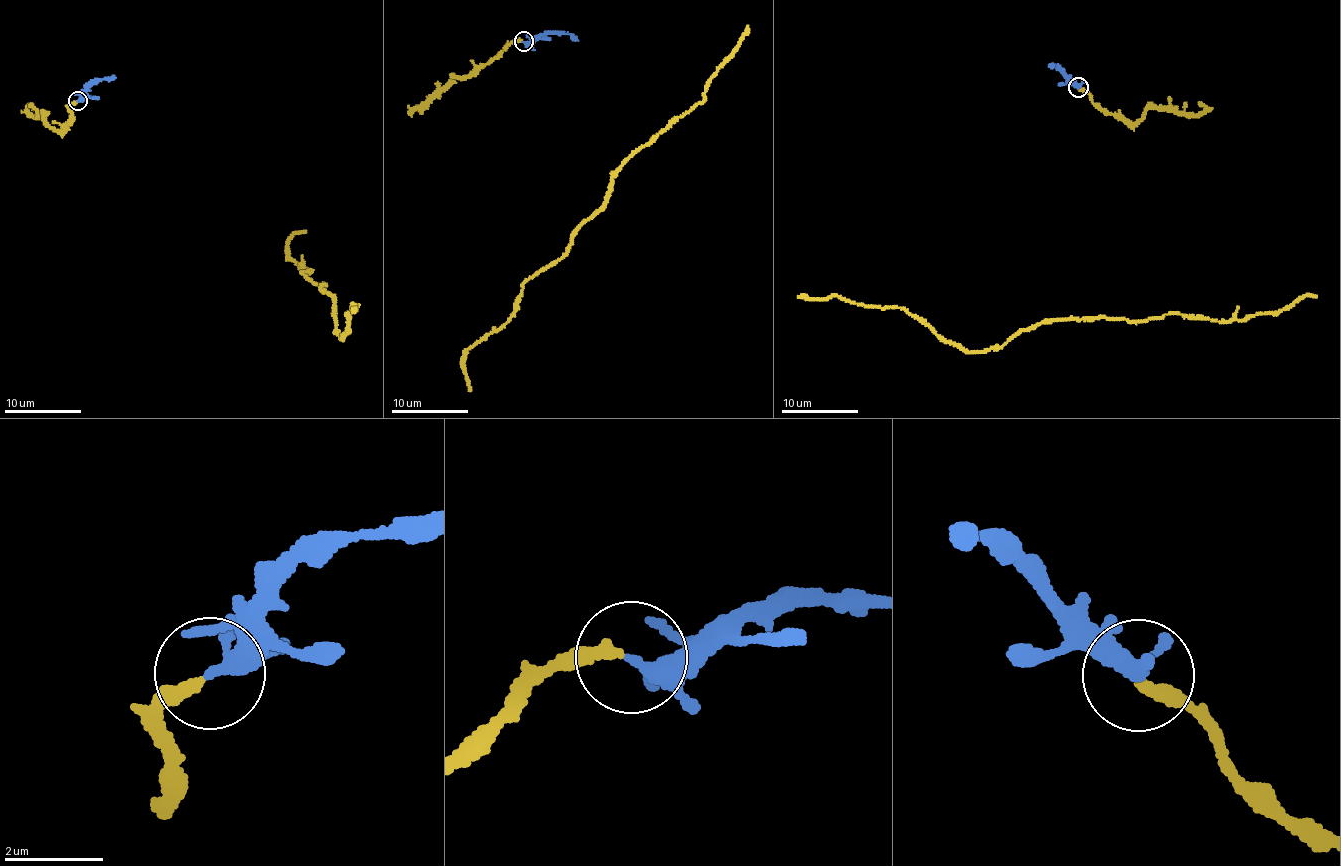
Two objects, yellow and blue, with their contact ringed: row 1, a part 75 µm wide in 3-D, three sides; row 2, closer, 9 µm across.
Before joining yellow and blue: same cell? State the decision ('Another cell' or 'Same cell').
Same cell

